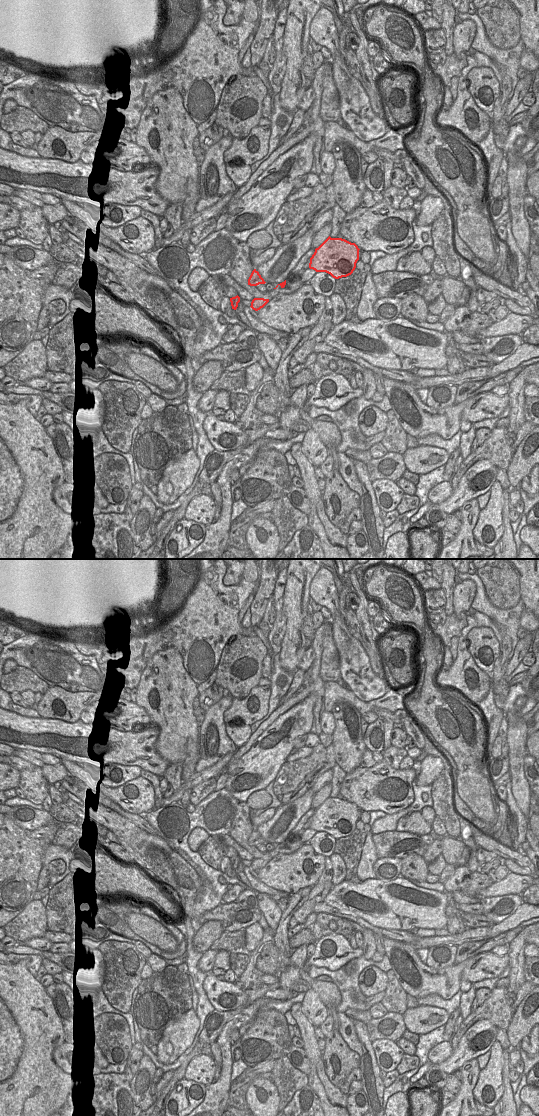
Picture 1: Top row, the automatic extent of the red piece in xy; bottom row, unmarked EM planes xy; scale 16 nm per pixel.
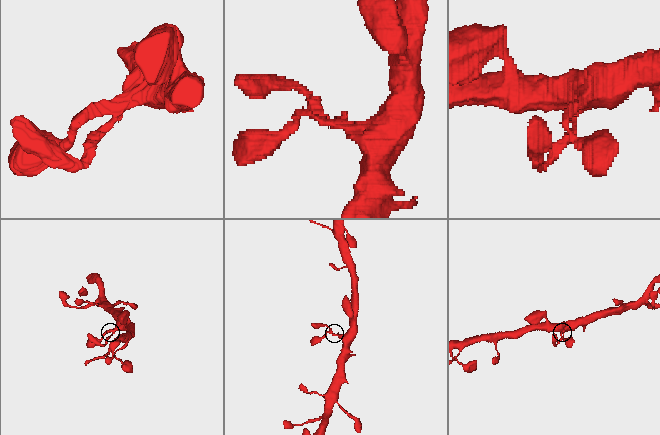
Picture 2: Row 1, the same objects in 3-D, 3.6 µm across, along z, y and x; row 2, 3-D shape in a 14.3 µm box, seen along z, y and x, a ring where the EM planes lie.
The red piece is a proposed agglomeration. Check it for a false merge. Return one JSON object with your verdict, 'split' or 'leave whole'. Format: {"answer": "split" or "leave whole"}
{"answer": "leave whole"}

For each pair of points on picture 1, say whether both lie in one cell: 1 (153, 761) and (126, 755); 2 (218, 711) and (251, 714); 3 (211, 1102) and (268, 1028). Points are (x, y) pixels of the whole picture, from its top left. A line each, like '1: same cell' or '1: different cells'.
1: same cell
2: different cells
3: different cells

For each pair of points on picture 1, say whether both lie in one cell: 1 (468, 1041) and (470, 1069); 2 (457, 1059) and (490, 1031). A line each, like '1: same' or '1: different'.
1: different
2: same

